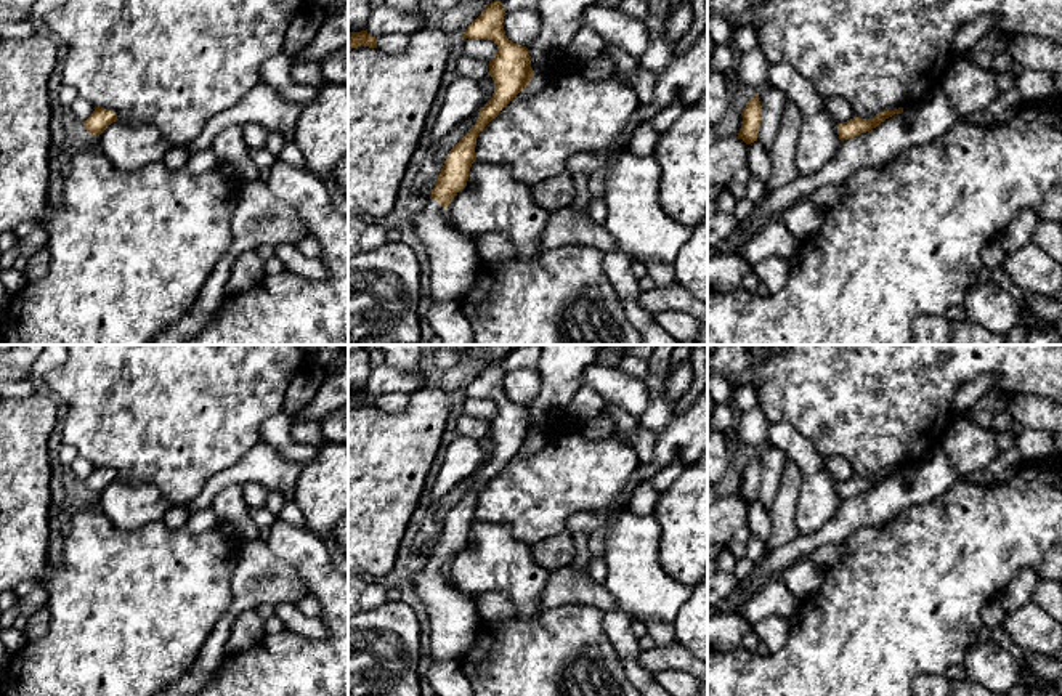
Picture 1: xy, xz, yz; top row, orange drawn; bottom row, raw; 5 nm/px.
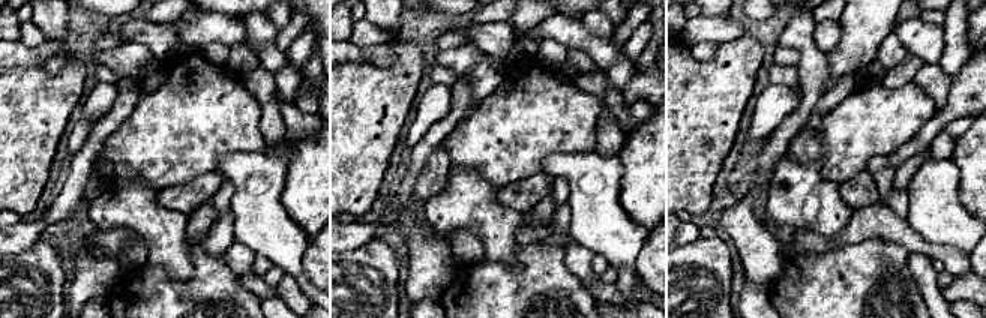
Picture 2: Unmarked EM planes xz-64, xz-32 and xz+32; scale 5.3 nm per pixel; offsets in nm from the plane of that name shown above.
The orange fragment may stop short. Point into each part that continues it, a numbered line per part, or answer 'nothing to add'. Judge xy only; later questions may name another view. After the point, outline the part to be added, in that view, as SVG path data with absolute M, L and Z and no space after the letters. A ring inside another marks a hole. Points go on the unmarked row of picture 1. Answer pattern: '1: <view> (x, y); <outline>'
nothing to add

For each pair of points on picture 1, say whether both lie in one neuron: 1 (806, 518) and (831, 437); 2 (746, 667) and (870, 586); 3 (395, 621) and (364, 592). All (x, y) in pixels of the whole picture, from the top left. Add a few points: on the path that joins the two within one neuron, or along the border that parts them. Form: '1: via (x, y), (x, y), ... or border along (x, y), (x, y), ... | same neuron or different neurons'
1: border along (798, 430), (823, 459) | different neurons
2: via (777, 667), (788, 667), (839, 616) | same neuron
3: border along (389, 600), (364, 611) | different neurons

